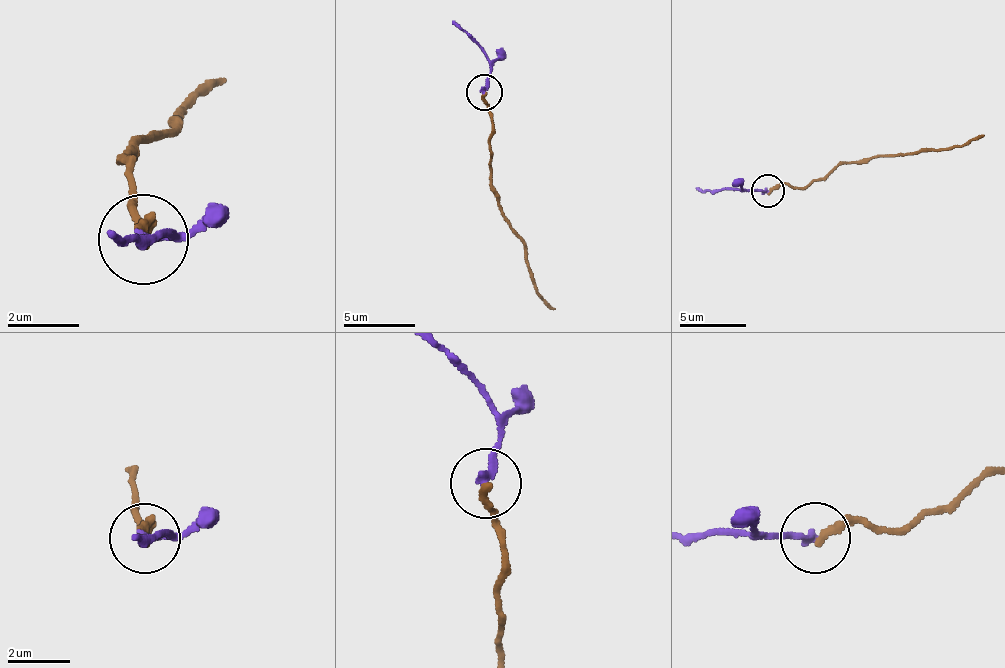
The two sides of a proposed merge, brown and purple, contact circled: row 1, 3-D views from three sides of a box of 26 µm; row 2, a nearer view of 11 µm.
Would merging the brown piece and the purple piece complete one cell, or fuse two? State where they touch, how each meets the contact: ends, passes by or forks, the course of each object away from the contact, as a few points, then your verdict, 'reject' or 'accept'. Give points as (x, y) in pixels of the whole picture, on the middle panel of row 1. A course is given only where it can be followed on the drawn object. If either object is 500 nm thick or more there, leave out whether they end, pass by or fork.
at (484, 92); brown ends there; purple ends there; brown runs (483, 91), (493, 134), (490, 169), (492, 194), (524, 247), (530, 279), (555, 308); purple runs (483, 91), (490, 59), (451, 20); reject

